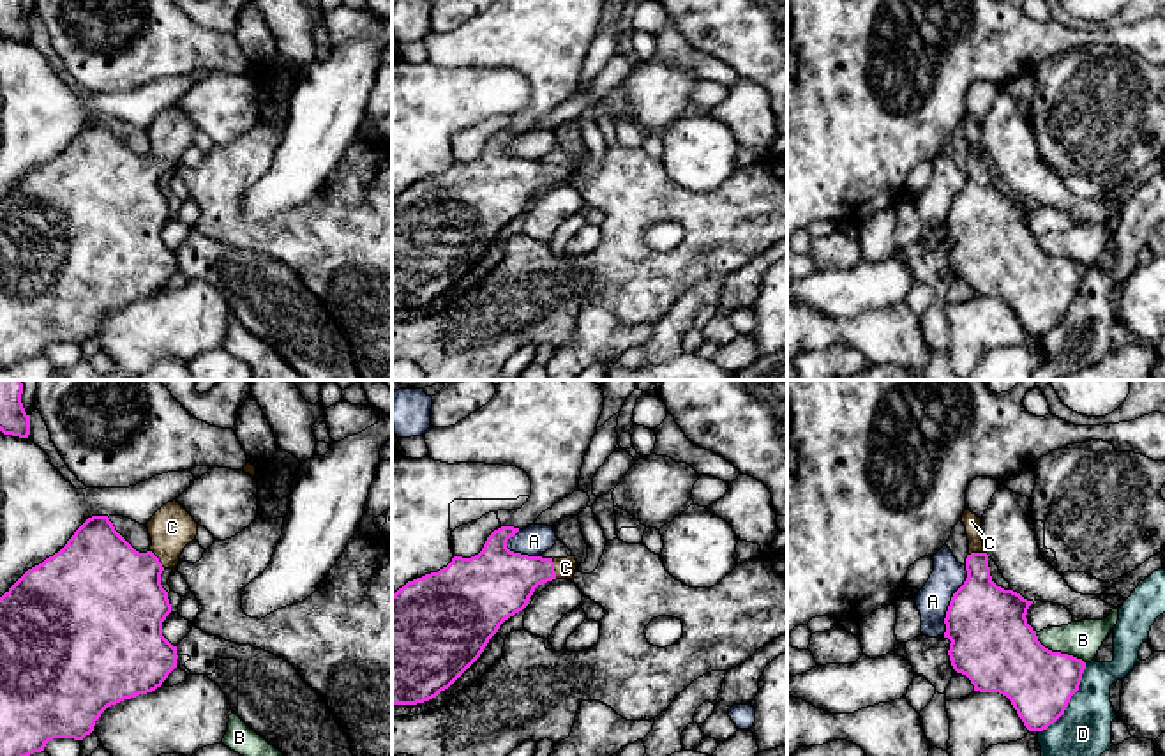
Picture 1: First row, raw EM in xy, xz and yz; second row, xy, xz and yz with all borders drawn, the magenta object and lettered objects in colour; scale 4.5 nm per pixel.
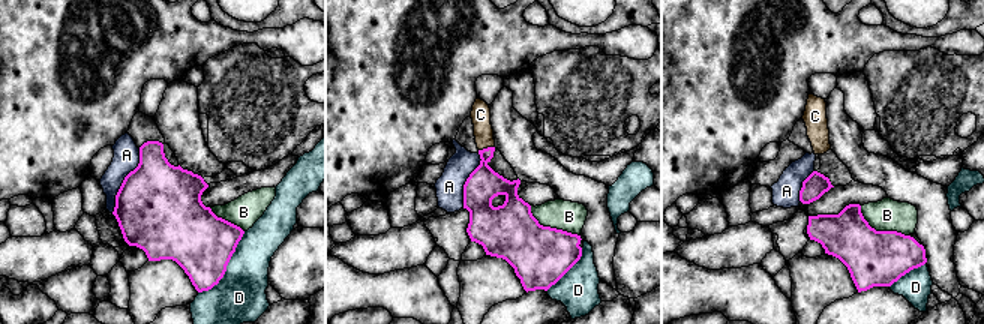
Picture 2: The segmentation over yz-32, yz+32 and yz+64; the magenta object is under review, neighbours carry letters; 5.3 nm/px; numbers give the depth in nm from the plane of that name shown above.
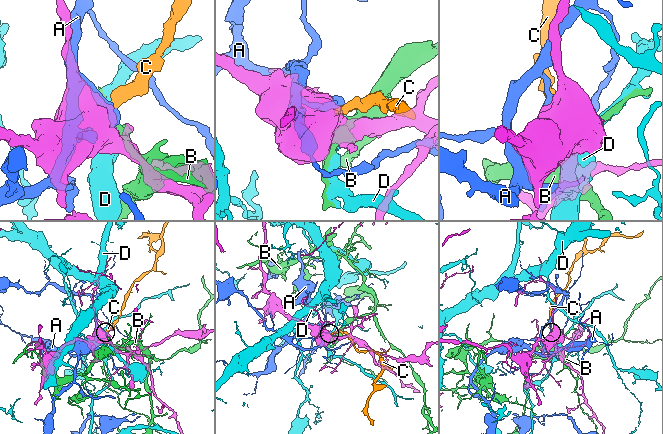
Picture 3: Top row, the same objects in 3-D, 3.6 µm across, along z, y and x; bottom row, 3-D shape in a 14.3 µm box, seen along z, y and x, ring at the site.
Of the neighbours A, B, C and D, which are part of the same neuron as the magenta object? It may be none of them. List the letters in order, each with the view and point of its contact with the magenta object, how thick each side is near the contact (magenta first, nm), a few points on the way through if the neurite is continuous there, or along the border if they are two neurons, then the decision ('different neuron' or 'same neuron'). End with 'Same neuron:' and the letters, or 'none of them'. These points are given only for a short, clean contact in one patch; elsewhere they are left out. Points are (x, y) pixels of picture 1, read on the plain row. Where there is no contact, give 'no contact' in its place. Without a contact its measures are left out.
A: contact yz (950, 205); calibres 360 and 150 nm; different neuron
B: contact yz (1059, 257); calibres 340 and 170 nm; different neuron
C: contact xz (553, 173); calibres 300 and 100 nm; way xz (500, 186), (535, 173), (553, 173), (565, 172); same neuron
D: contact yz (1068, 306); calibres 320 and 260 nm; different neuron
Same neuron: C

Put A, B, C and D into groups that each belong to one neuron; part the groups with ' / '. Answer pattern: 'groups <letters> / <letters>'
groups A / B / C / D

